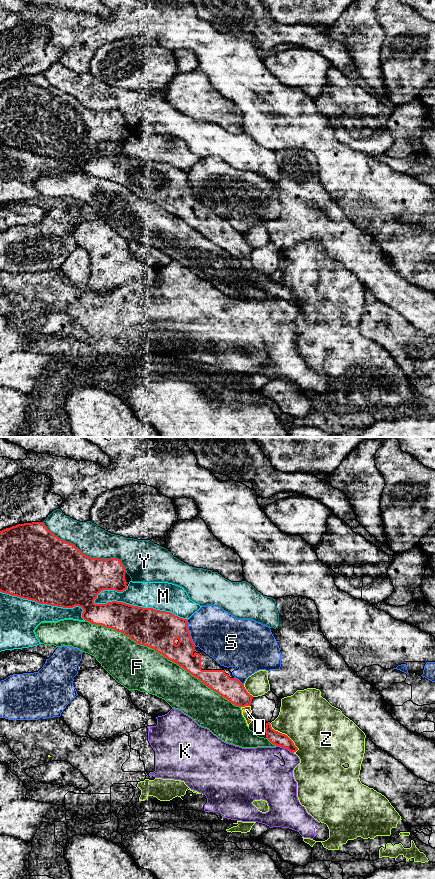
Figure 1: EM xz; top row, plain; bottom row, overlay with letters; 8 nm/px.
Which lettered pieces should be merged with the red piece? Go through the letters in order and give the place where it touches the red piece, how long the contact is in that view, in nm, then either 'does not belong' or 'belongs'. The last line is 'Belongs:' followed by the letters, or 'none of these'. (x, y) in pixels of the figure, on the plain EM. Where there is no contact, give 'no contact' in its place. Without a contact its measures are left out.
F: xz (163, 207) | 1450 nm | does not belong
K: xz (285, 299) | 160 nm | does not belong
M: xz (139, 159) | 750 nm | does not belong
S: xz (189, 185) | 240 nm | does not belong
U: xz (245, 257) | 70 nm | belongs
Y: xz (85, 107) | 800 nm | does not belong
Z: xz (284, 286) | 320 nm | does not belong
Belongs: U

